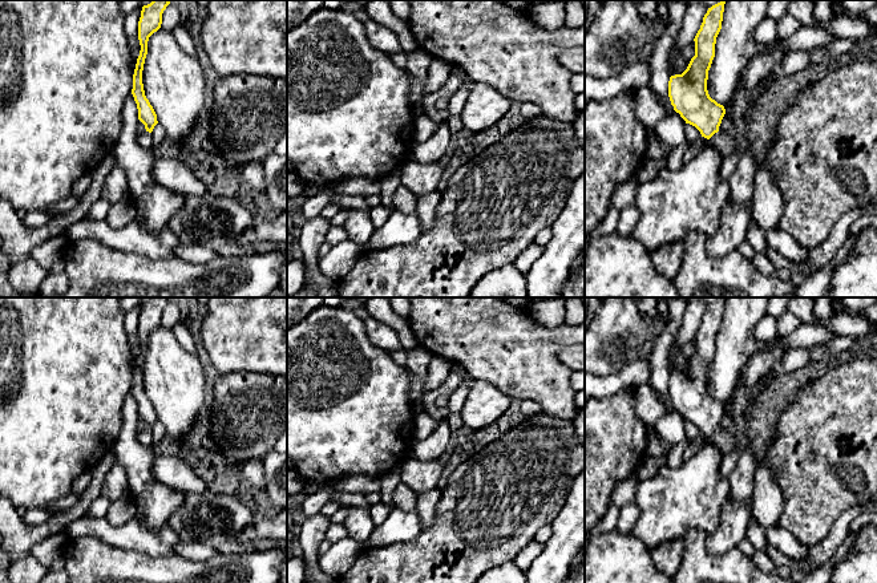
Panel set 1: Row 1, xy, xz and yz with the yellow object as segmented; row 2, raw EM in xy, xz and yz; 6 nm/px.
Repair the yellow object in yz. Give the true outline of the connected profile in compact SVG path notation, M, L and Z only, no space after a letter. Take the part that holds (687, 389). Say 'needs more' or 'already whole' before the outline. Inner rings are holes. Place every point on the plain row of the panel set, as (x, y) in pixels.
needs more; M726 297L708 305L695 339L695 353L682 372L670 375L668 394L674 408L695 424L702 434L715 444L722 454L737 446L737 432L719 428L726 412L723 402L712 397L707 388L708 368L715 355L716 335L722 327Z

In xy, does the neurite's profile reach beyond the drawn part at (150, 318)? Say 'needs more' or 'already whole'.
needs more

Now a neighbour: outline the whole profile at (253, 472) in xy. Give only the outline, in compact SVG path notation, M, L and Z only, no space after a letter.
M251 459L251 461L243 462L239 466L239 470L241 470L246 483L252 490L262 490L262 491L264 491L263 461L260 461L260 459Z

